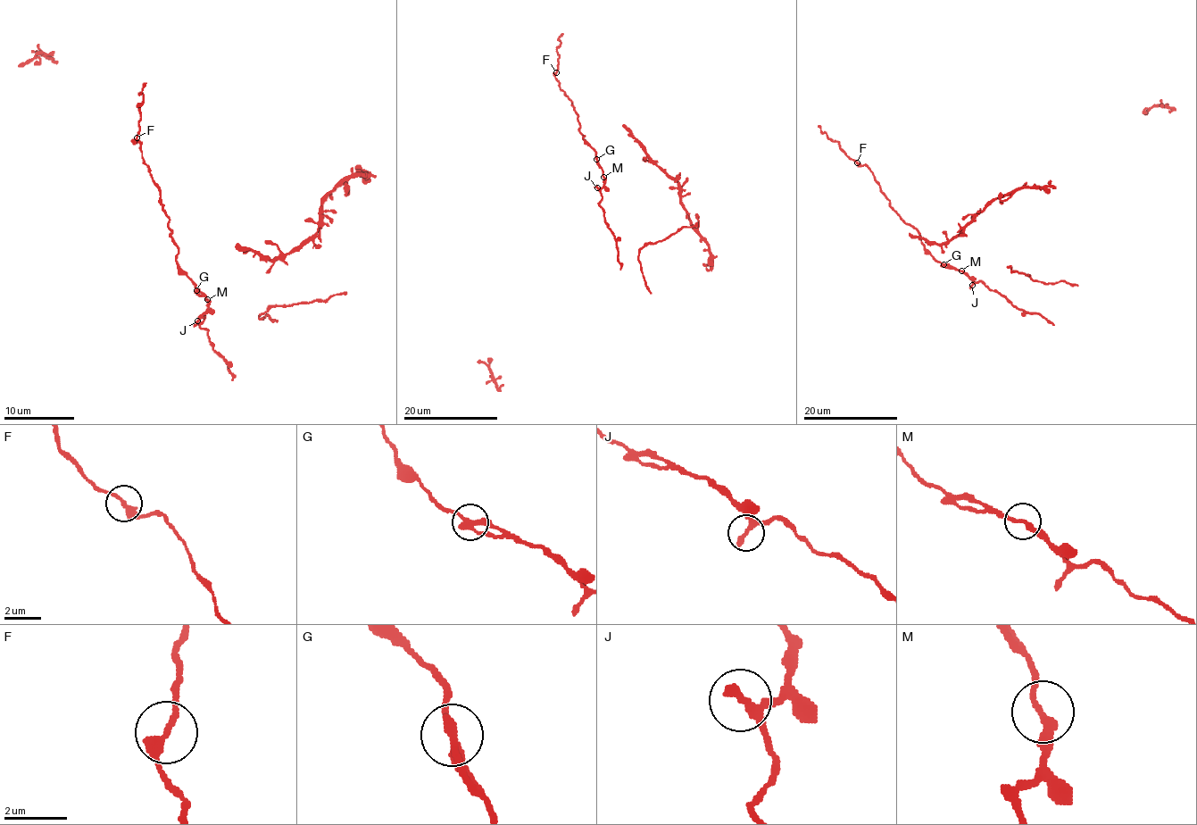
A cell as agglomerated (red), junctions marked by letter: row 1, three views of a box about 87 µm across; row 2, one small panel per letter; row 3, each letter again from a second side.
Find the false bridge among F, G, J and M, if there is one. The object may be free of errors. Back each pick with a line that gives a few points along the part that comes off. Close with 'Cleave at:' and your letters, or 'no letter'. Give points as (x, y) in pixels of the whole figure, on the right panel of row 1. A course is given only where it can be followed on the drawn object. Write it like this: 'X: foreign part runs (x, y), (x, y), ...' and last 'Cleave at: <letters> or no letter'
Cleave at: no letter

